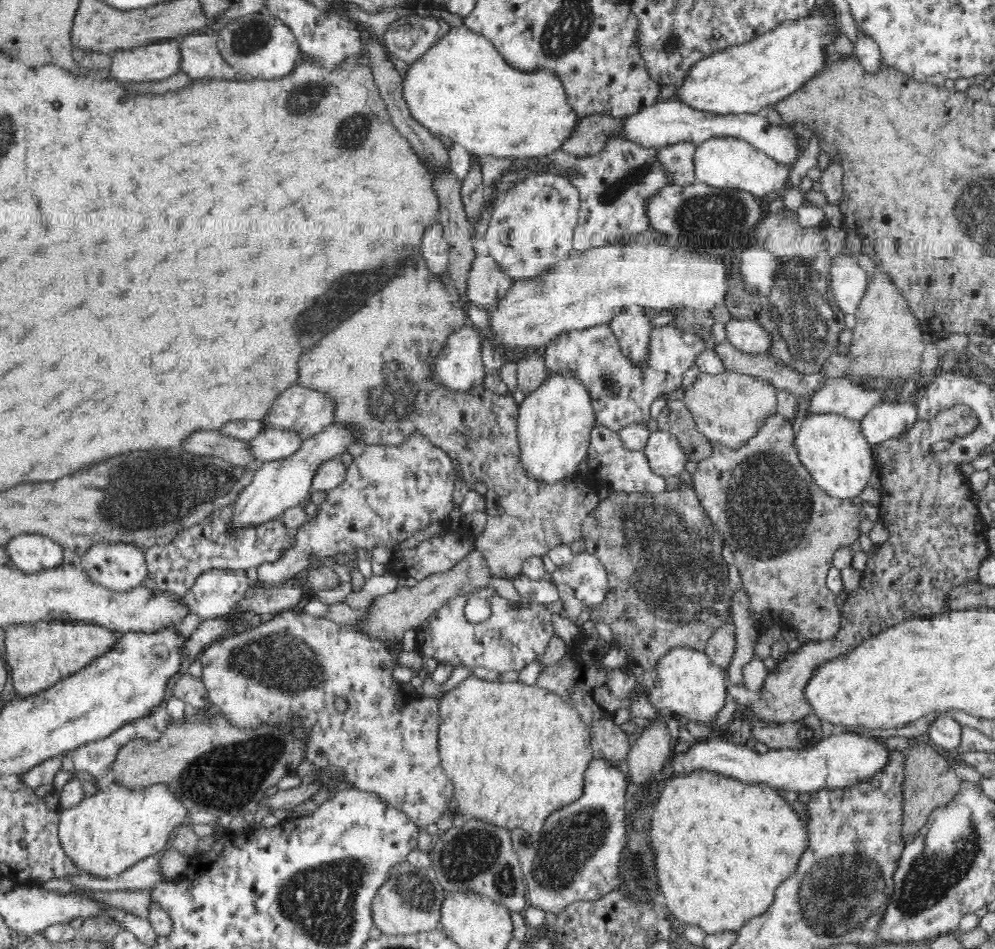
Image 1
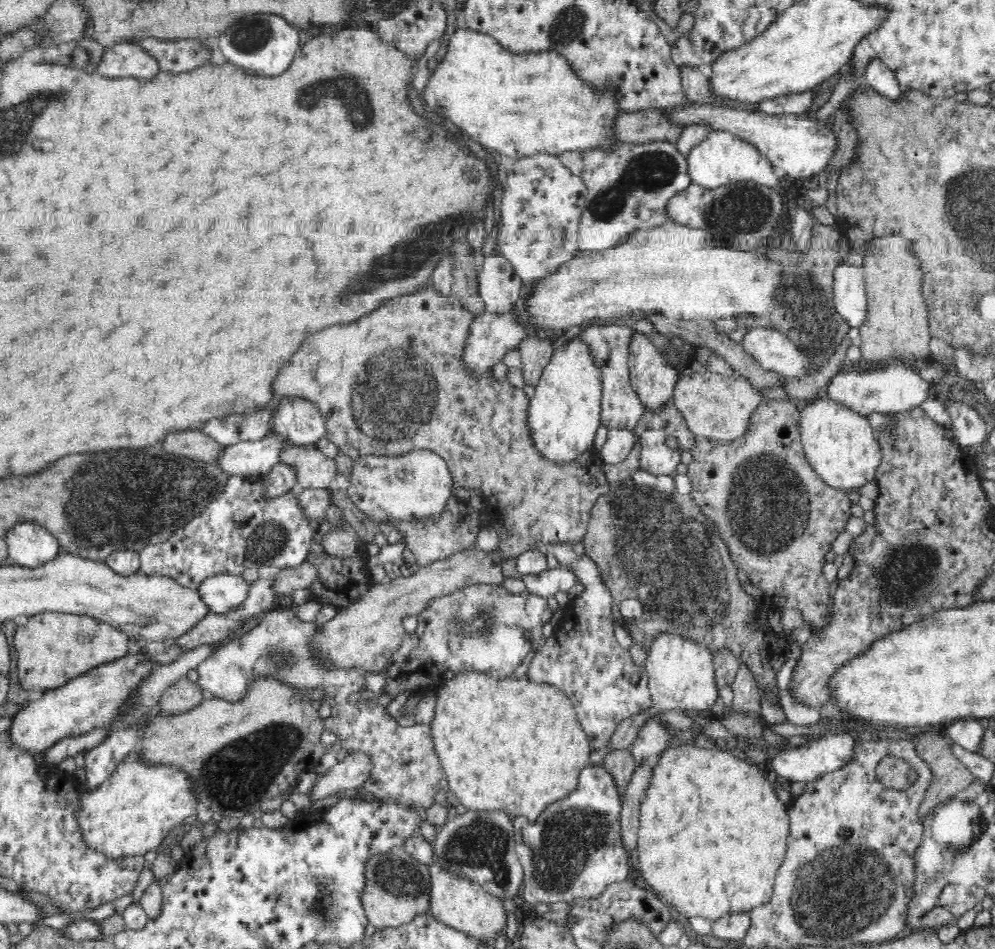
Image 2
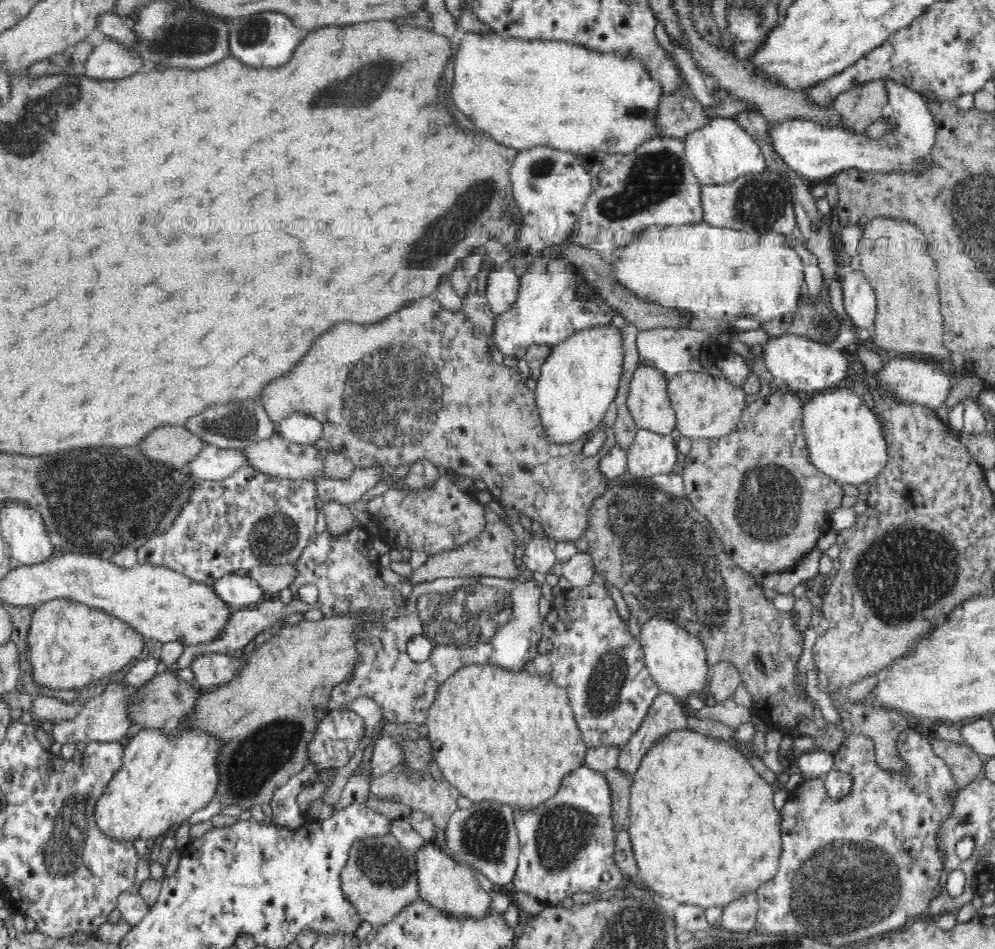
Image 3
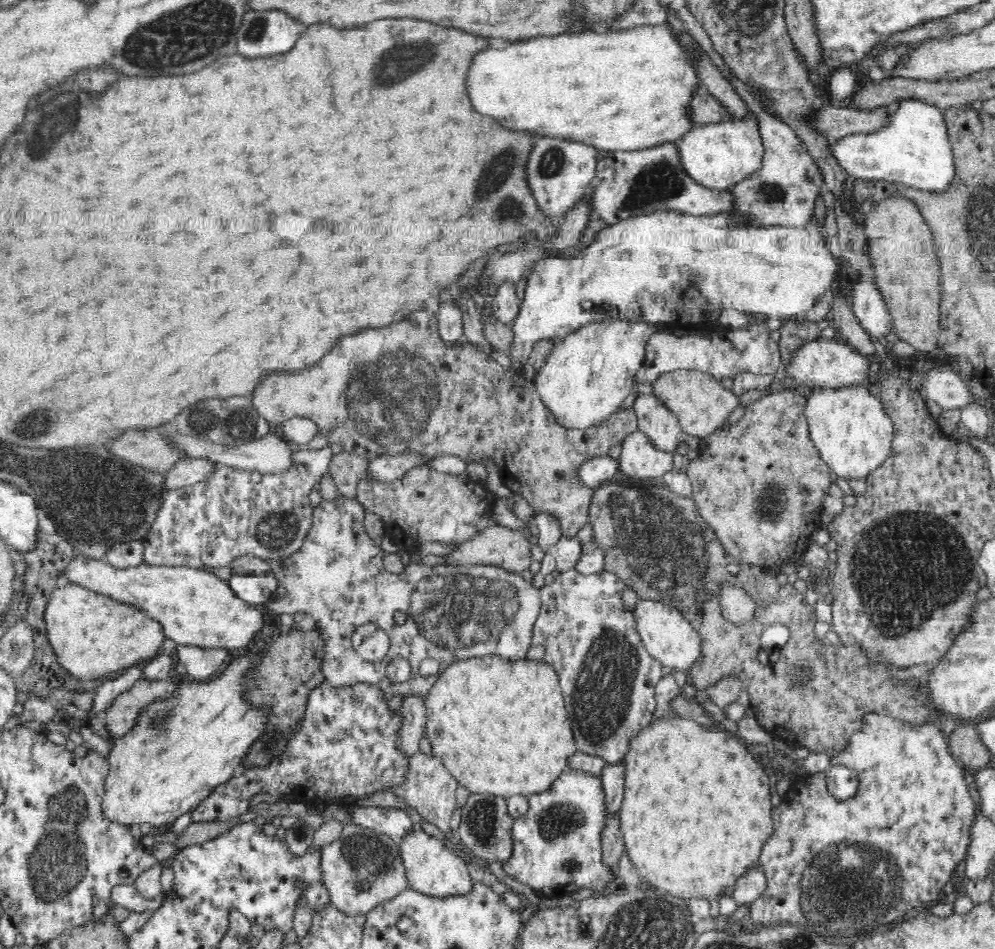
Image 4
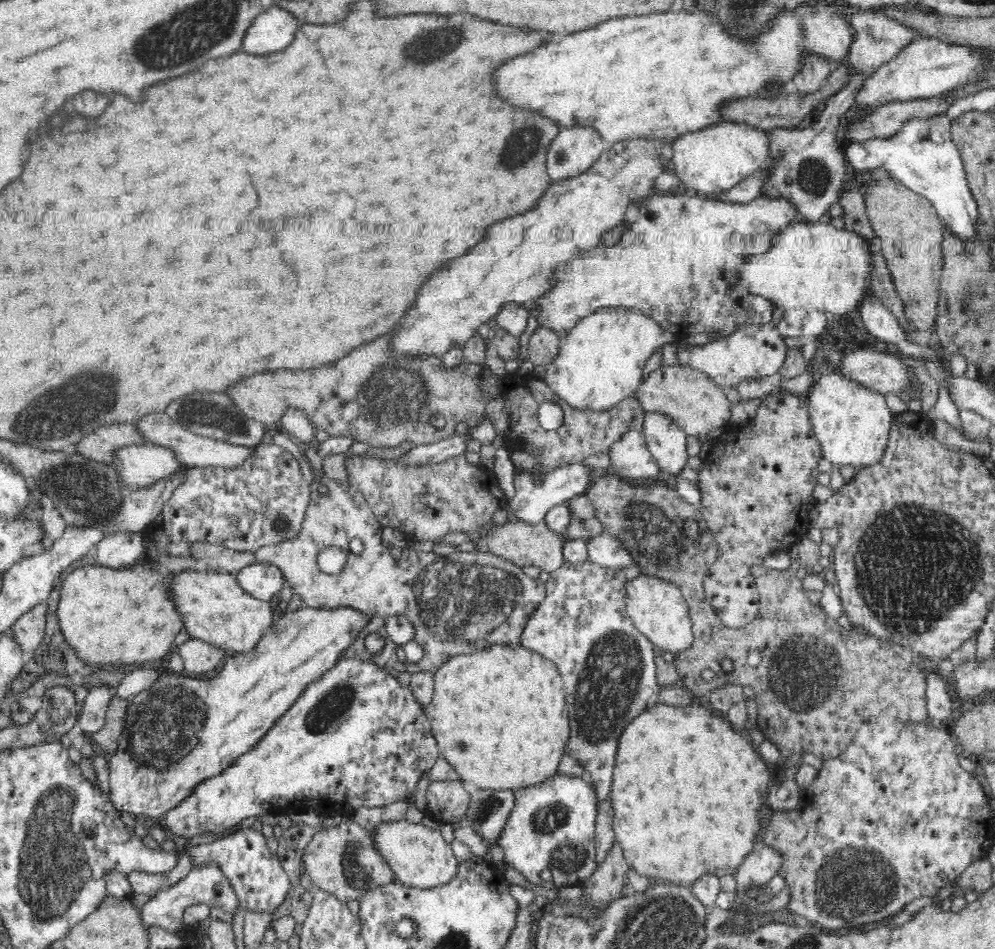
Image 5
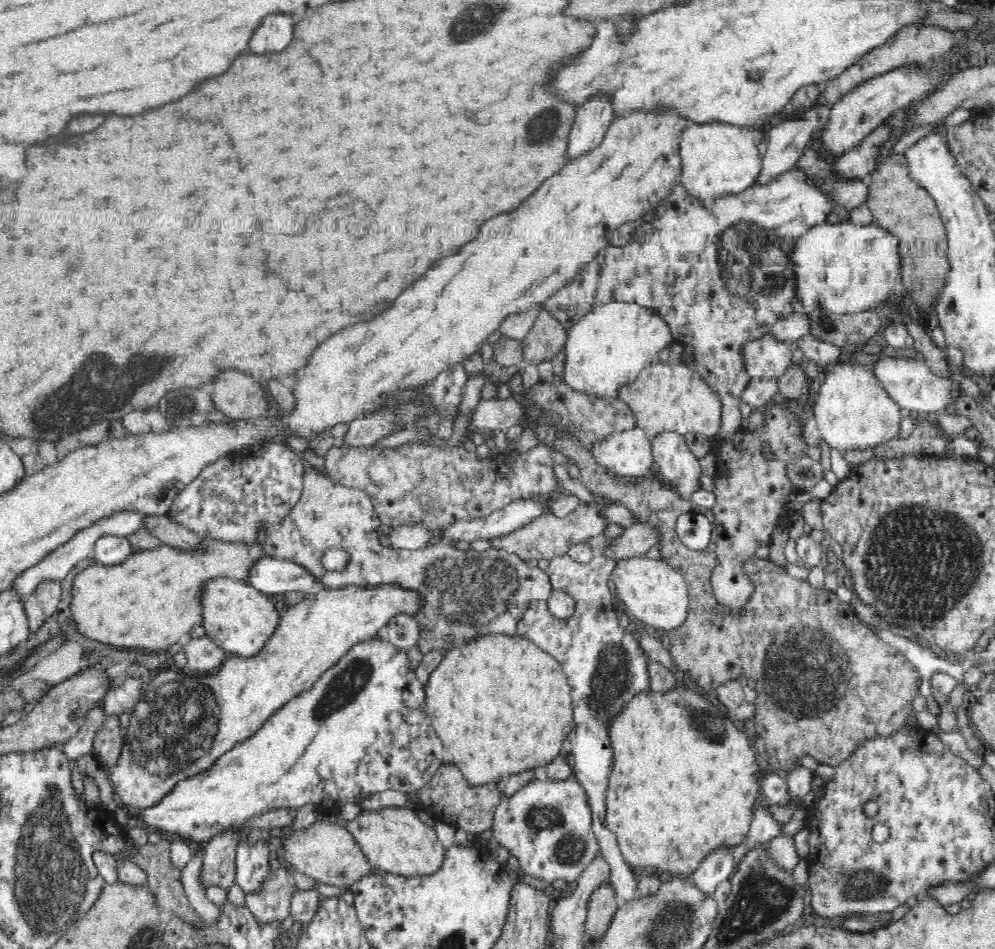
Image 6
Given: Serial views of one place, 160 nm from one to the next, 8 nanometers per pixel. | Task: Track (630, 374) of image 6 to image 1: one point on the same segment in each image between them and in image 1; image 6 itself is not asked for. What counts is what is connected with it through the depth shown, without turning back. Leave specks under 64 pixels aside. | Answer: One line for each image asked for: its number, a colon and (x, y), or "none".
1: (555, 421)
2: (565, 411)
3: (579, 380)
4: (586, 377)
5: (600, 362)

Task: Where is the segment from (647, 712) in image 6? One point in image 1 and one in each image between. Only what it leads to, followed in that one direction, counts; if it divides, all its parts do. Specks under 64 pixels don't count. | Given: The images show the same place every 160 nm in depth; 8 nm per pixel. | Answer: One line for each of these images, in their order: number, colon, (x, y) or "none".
1: (721, 845)
2: (712, 833)
3: (704, 827)
4: (697, 807)
5: (686, 789)

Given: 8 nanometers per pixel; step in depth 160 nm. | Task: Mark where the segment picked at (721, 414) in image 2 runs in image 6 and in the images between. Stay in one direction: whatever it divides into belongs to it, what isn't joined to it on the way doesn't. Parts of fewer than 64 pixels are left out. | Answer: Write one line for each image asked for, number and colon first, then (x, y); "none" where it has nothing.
3: (706, 406)
4: (701, 404)
5: (686, 395)
6: (665, 397)

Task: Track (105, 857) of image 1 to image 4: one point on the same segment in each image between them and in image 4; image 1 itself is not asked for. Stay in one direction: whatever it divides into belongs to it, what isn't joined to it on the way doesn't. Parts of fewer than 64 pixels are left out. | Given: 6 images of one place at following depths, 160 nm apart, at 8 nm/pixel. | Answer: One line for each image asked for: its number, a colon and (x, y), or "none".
2: (130, 813)
3: (167, 774)
4: (183, 745)

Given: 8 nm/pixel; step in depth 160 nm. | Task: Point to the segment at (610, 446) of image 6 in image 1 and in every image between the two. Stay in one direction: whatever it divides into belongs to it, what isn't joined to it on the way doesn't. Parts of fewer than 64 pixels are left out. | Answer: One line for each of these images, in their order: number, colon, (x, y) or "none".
1: (665, 456)
2: (659, 456)
3: (650, 454)
4: (639, 459)
5: (629, 456)

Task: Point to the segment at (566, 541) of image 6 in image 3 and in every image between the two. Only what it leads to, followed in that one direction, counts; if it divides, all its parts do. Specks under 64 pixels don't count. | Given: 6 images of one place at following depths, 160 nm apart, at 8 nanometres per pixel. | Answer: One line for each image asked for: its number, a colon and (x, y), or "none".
3: (491, 552)
4: (500, 546)
5: (524, 544)

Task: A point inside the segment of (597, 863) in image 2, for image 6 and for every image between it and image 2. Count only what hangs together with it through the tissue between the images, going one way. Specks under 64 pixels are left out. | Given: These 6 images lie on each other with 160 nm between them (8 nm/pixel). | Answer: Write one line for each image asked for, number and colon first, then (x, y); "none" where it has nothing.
3: (566, 845)
4: (556, 851)
5: (549, 837)
6: (546, 824)

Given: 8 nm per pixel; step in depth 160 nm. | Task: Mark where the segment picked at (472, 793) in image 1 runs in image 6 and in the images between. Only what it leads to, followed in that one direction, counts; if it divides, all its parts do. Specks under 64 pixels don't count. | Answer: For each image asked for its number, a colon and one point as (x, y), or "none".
2: (505, 743)
3: (497, 734)
4: (500, 726)
5: (499, 714)
6: (500, 704)

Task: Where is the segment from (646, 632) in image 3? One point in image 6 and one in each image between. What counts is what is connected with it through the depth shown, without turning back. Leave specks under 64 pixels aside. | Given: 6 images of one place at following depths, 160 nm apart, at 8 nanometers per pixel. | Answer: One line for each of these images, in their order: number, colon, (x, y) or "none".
4: (669, 637)
5: (657, 607)
6: (653, 591)

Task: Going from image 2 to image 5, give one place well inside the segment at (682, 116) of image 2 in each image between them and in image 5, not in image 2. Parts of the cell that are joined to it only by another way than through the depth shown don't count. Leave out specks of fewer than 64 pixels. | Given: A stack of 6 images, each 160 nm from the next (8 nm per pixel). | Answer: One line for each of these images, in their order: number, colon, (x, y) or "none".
3: (816, 152)
4: (914, 150)
5: (923, 155)

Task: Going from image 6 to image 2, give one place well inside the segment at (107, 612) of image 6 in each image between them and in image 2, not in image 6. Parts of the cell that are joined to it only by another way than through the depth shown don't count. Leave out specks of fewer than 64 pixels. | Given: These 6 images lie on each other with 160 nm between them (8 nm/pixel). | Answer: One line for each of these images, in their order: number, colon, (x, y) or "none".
2: (53, 648)
3: (72, 645)
4: (94, 634)
5: (118, 617)

